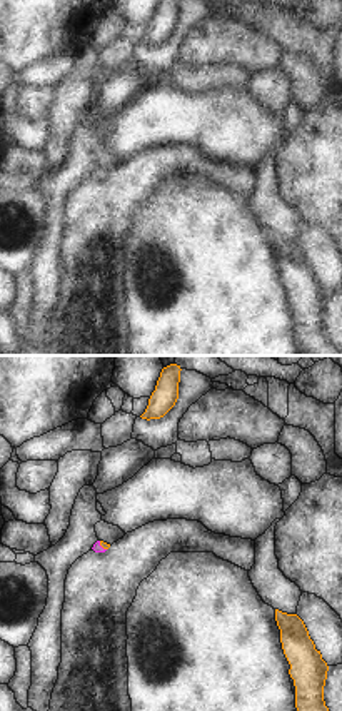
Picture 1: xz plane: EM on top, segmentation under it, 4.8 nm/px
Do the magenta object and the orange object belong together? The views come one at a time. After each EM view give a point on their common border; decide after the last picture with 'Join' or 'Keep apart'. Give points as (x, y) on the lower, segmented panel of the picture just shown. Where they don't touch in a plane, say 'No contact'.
Touches magenta at (100, 546).

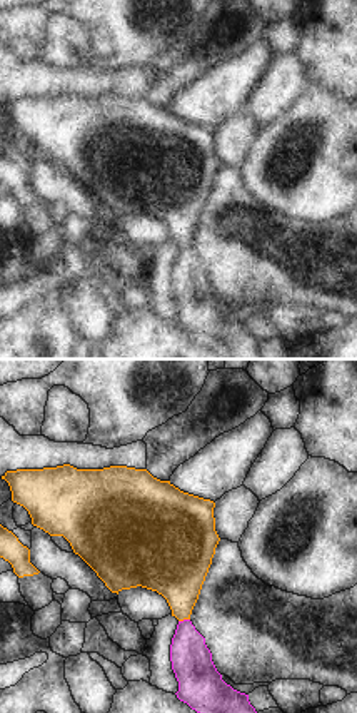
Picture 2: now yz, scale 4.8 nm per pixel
Touches magenta at (184, 620).

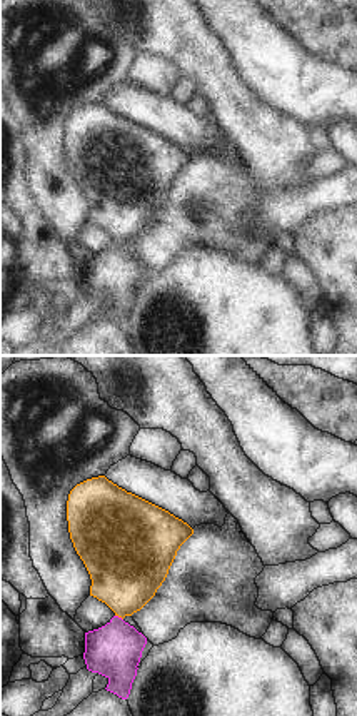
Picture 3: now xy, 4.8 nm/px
Touches magenta at (117, 616).

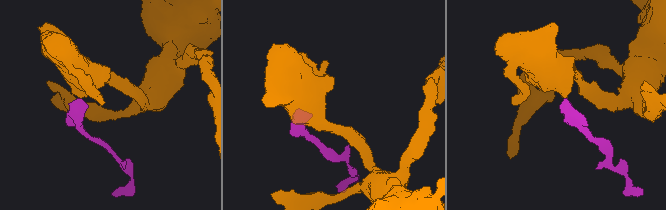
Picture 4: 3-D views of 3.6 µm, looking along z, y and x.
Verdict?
Join.

